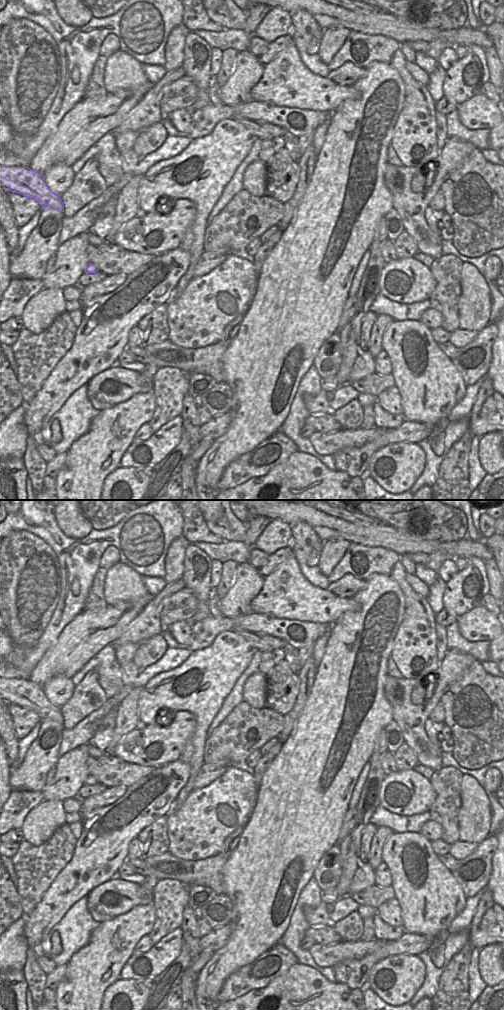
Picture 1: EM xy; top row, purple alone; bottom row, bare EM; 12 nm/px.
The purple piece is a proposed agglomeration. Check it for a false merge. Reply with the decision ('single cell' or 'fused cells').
single cell

